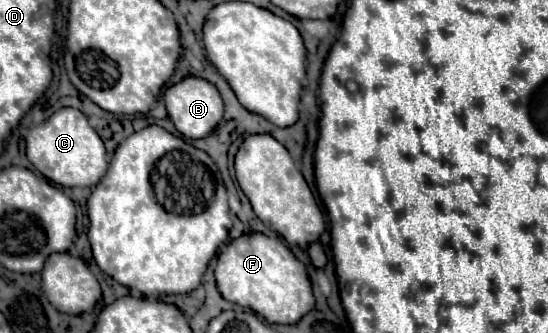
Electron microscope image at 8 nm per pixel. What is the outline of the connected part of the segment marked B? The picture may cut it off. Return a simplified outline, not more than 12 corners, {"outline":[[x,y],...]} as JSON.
{"outline":[[186,77],[164,91],[168,117],[188,139],[224,115],[218,89]]}

